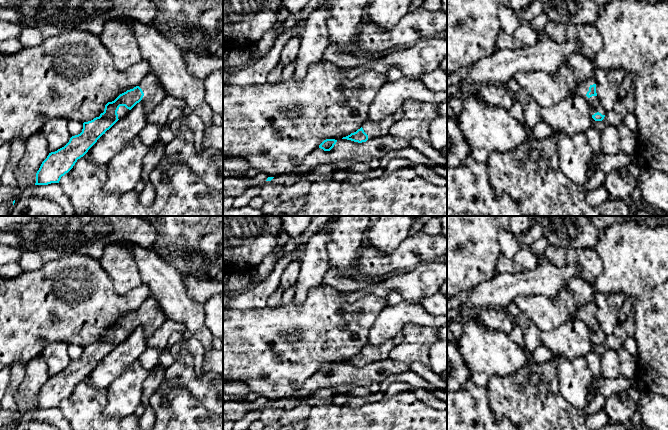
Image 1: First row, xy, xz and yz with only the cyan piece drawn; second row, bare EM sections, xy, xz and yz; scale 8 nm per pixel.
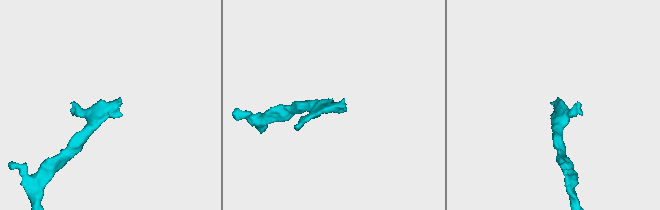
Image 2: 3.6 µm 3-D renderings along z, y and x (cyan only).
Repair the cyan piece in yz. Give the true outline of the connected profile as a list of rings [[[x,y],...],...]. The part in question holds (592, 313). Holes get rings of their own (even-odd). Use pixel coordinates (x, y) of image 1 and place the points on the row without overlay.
[[[594,302],[585,304],[577,309],[576,316],[584,321],[588,326],[595,345],[602,345],[605,341],[606,335],[603,333],[596,317],[596,307]]]

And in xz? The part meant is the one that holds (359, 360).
[[[393,339],[378,346],[371,346],[367,344],[360,353],[346,361],[343,361],[342,363],[362,367],[372,362],[387,360],[389,359],[389,353],[393,348]]]

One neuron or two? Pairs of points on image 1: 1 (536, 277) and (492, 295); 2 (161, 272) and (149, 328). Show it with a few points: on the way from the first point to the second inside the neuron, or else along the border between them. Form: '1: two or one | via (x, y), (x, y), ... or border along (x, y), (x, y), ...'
1: one | via (525, 283), (503, 288)
2: two | border along (151, 294), (159, 301), (165, 318)

